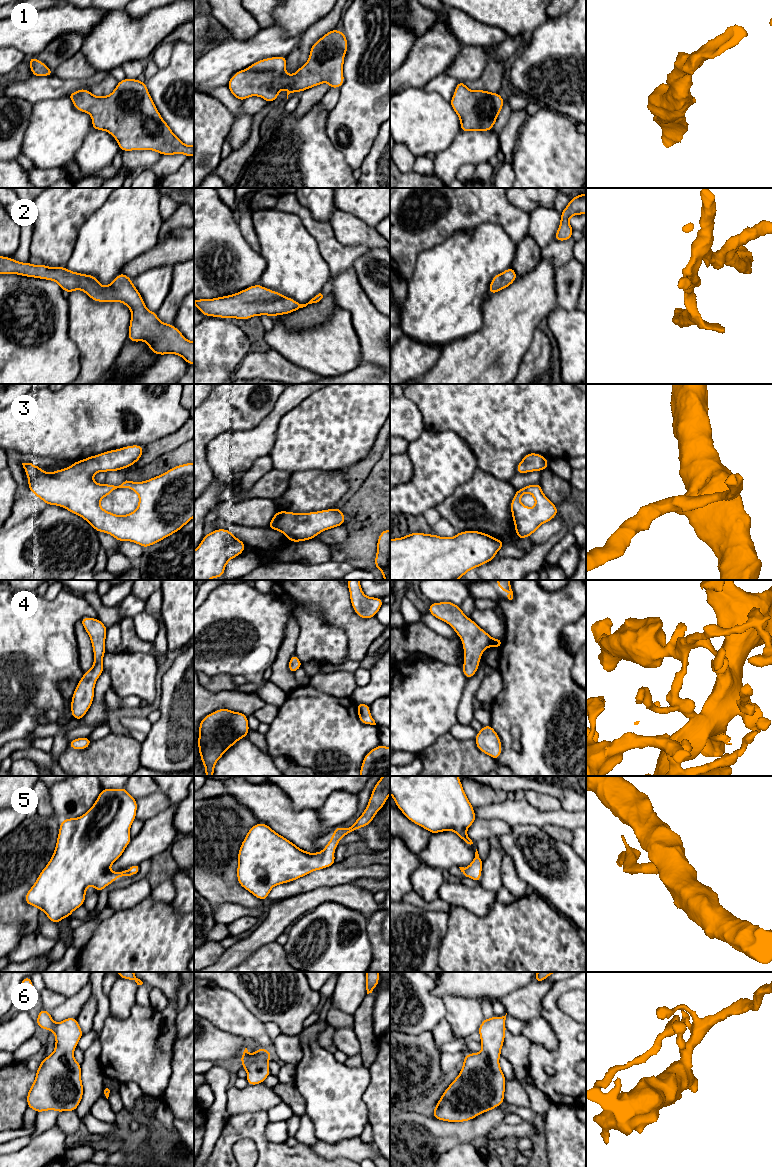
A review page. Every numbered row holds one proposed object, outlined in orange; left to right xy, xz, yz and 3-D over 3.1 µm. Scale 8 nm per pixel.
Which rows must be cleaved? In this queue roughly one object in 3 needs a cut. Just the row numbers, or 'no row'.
no row

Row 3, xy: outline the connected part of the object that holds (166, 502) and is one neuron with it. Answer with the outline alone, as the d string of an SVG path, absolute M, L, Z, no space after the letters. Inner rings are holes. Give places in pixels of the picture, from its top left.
M131 445L110 450L74 462L65 469L46 473L32 463L22 463L30 491L46 505L56 505L82 517L97 532L112 535L116 540L131 541L143 548L149 547L178 532L194 517L194 463L178 465L146 481L125 481L119 486L98 484L93 476L97 472L119 471L135 464L143 454L143 446ZM117 488L129 488L139 496L138 507L127 515L105 511L100 500Z

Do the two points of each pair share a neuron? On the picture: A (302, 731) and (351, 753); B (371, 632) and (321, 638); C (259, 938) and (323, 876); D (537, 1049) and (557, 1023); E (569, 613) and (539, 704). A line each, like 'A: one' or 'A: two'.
A: one
B: two
C: two
D: one
E: one

